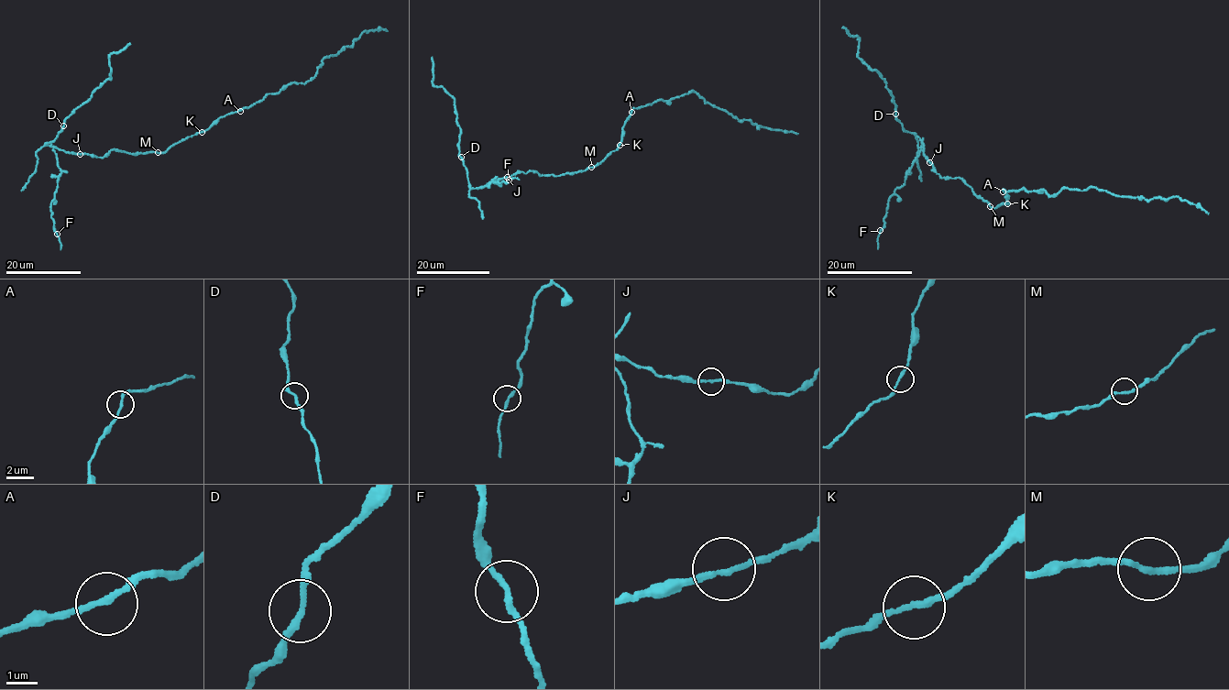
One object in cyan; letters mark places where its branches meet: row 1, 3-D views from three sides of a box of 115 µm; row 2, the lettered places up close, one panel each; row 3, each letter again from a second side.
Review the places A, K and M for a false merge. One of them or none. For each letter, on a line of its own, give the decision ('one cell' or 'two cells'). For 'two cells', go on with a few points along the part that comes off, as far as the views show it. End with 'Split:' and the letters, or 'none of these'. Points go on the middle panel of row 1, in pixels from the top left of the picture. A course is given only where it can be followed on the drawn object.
A: one cell
K: one cell
M: two cells | (591, 167), (555, 176), (519, 172), (473, 189), (458, 155), (460, 131), (453, 97), (433, 85), (432, 57)
Split: M

